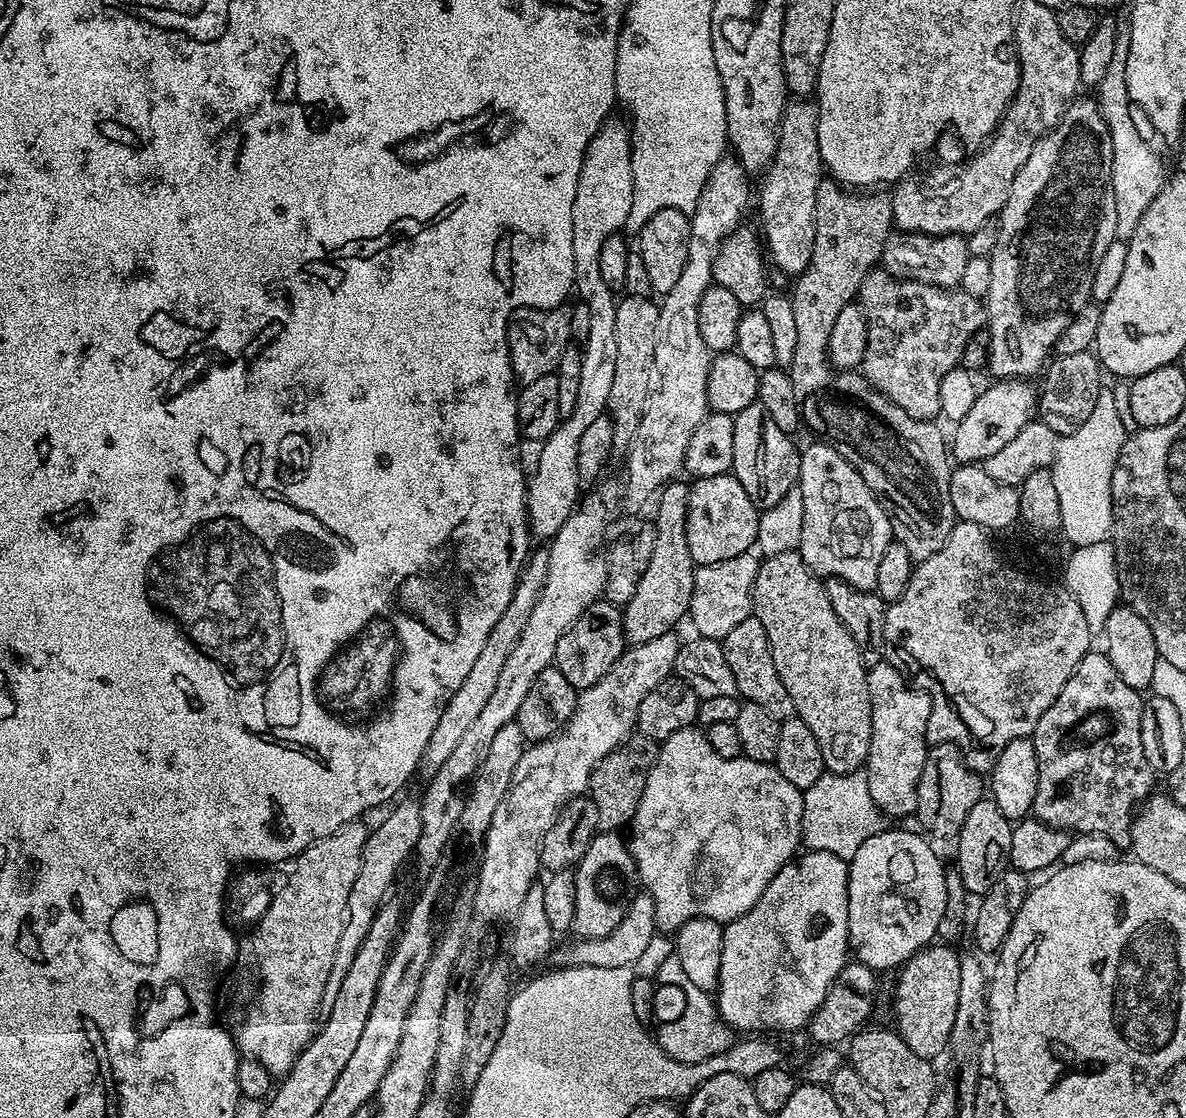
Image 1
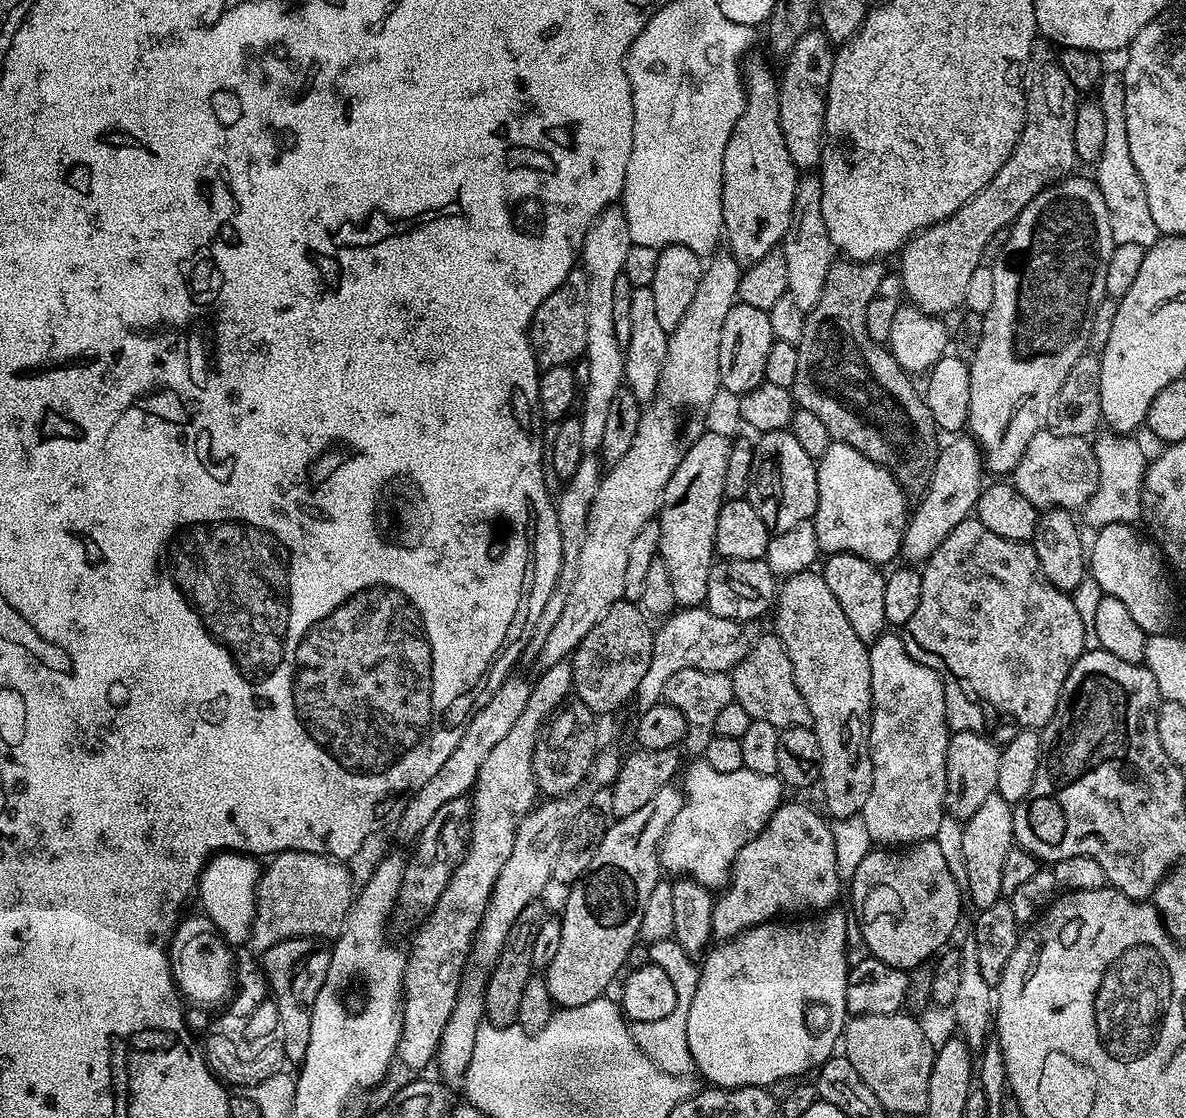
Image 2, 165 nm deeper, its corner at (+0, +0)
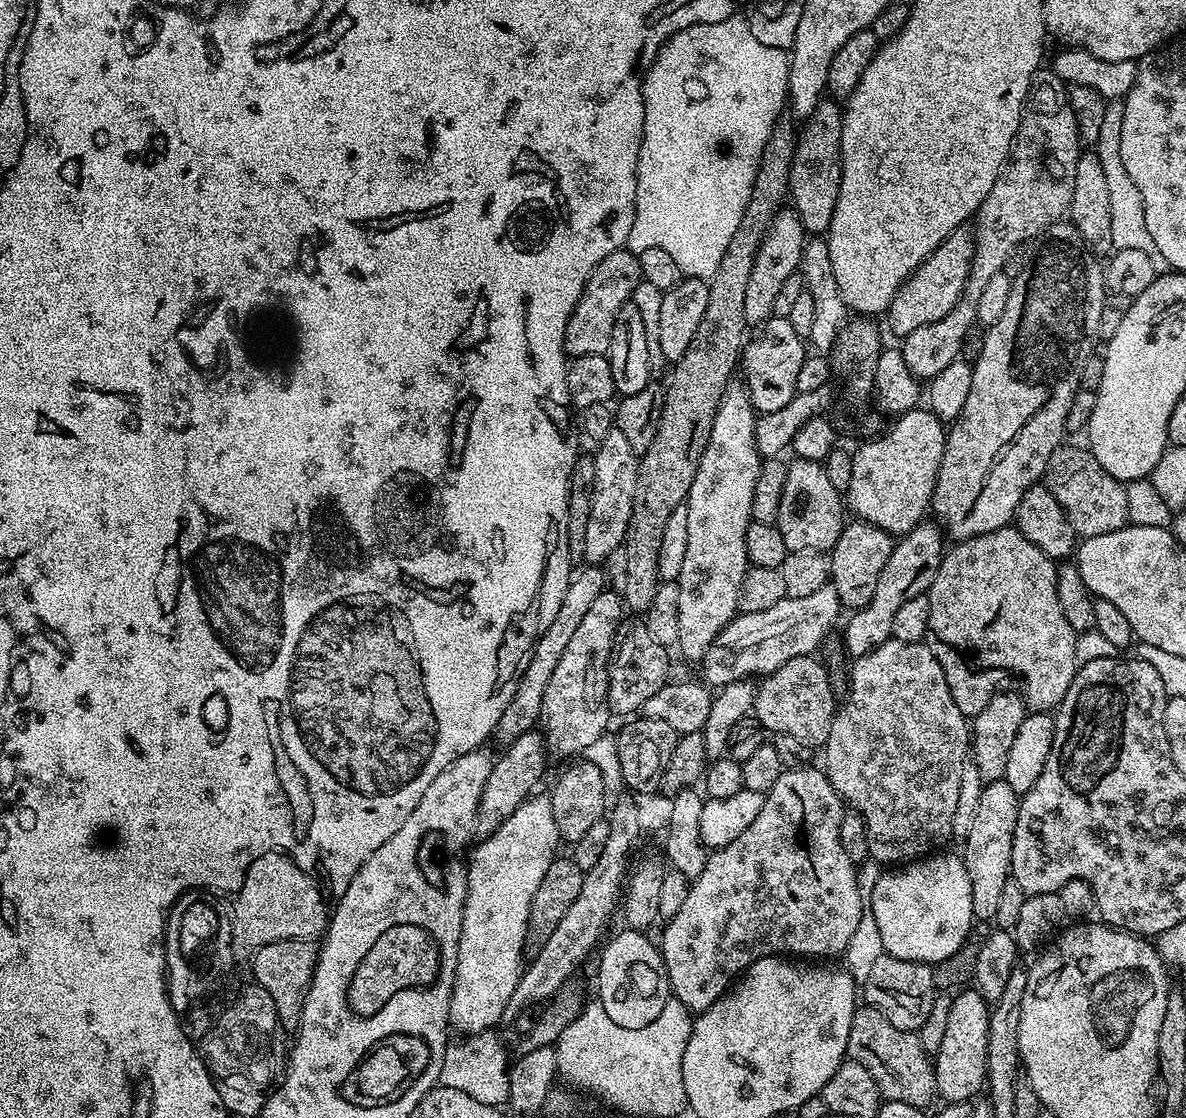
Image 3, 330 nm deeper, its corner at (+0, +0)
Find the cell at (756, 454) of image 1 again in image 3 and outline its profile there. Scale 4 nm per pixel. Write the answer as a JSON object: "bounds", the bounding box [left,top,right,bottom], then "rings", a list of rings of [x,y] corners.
{"bounds":[775,459,846,553],"rings":[[[793,459],[786,470],[782,502],[778,506],[775,526],[782,534],[789,552],[831,553],[846,523],[846,504],[842,493],[834,490],[821,461]]]}

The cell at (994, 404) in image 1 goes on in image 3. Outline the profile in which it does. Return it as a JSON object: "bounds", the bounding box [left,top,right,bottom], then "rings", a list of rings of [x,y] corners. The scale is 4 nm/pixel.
{"bounds":[844,518,946,657],"rings":[[[925,518],[893,543],[890,559],[878,577],[874,598],[870,598],[865,608],[857,608],[849,615],[852,617],[844,628],[844,648],[849,652],[849,657],[870,654],[870,650],[882,646],[882,642],[889,640],[894,626],[895,612],[909,598],[925,595],[934,582],[934,574],[938,574],[938,566],[946,551],[944,540],[946,541],[946,536],[939,523]]]}

